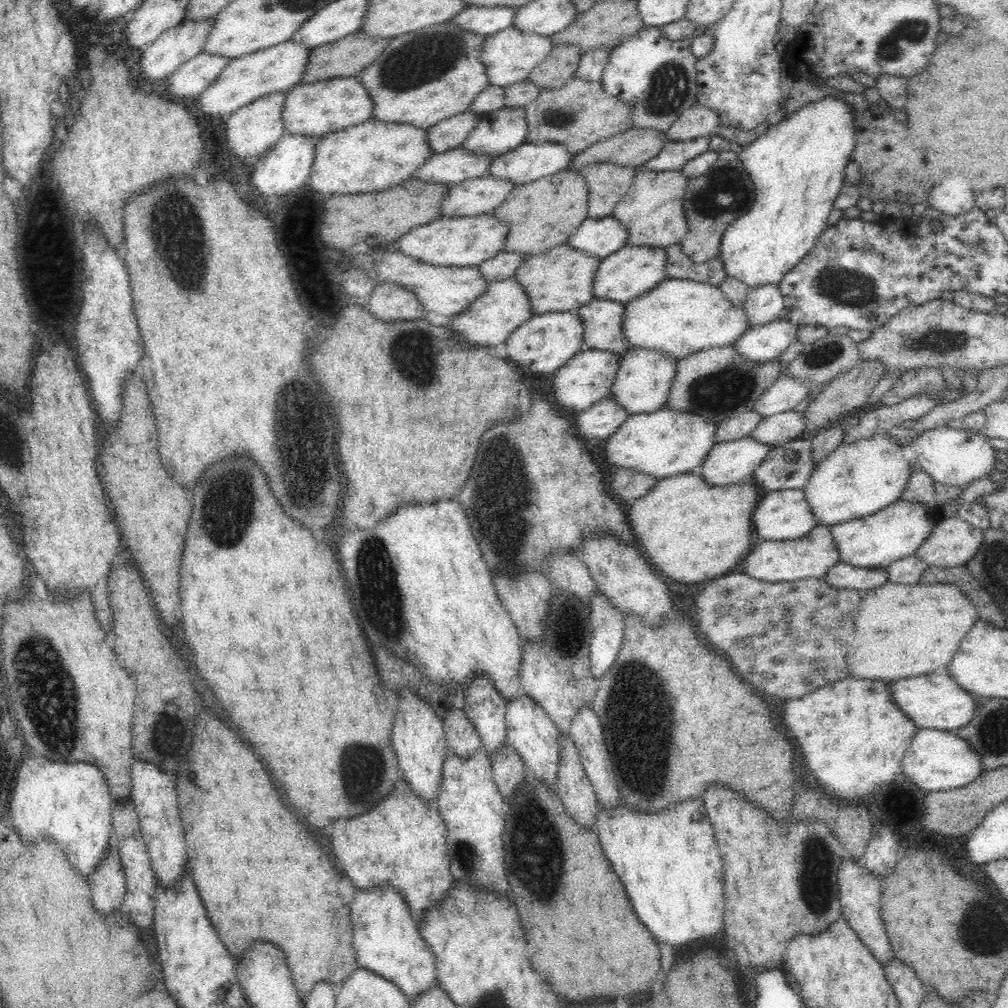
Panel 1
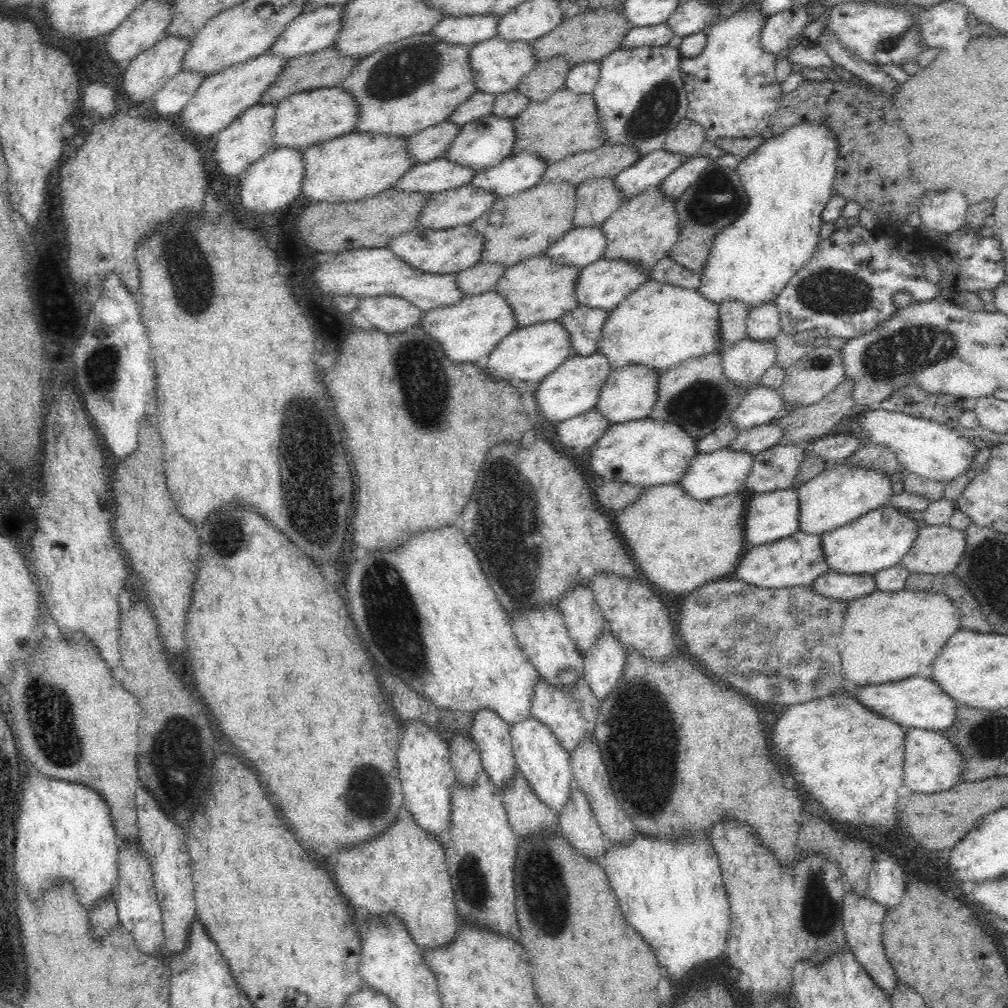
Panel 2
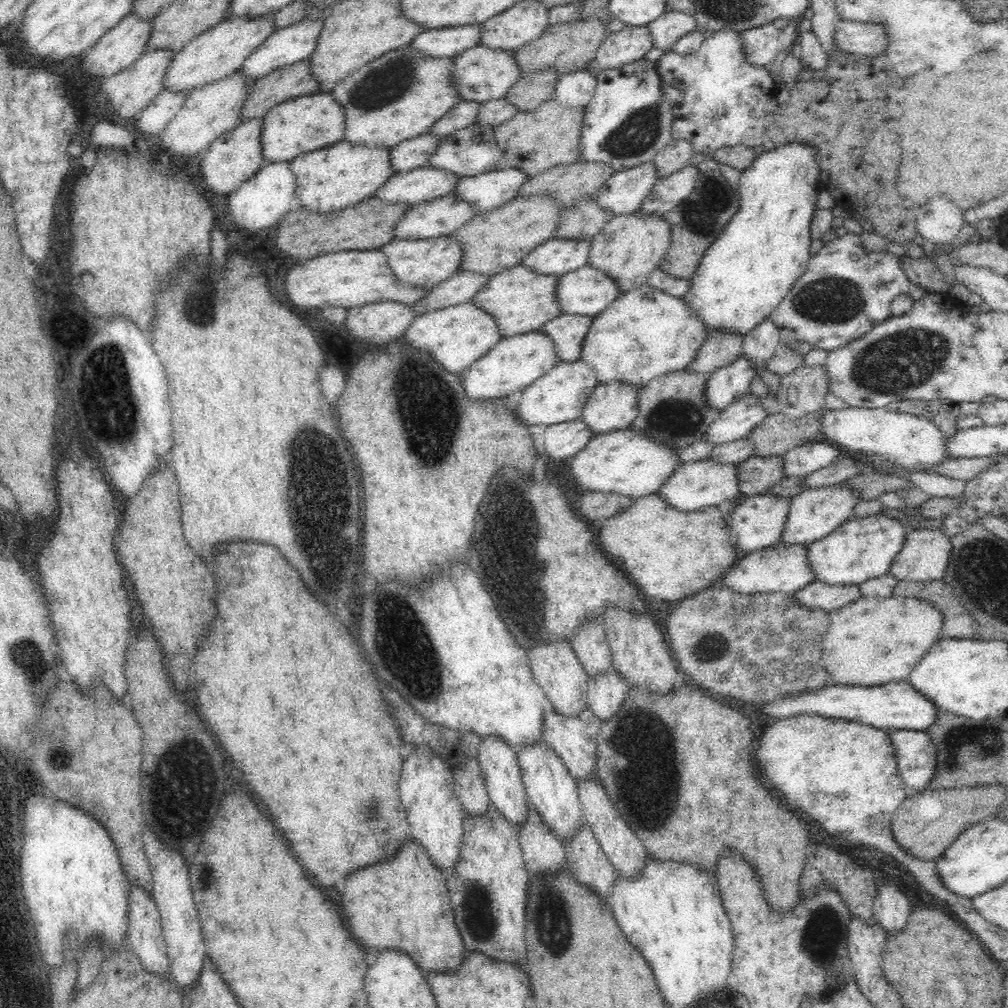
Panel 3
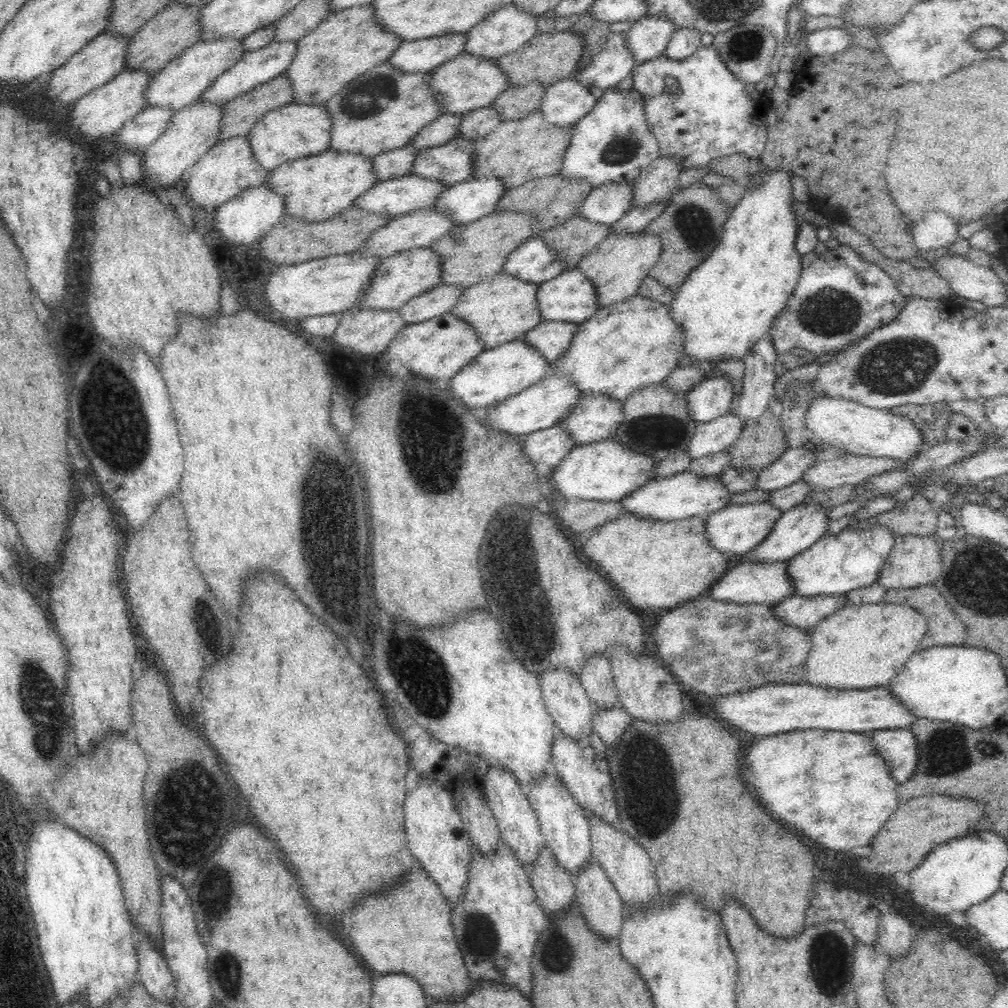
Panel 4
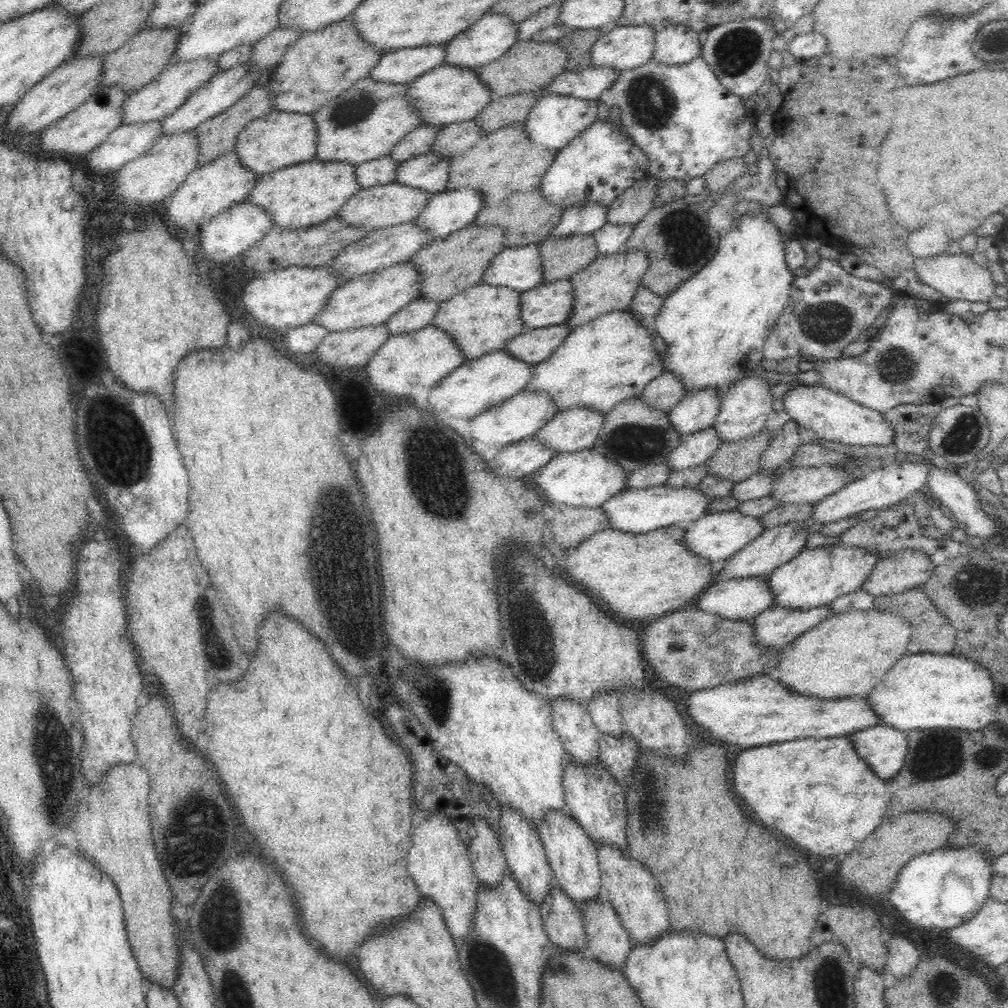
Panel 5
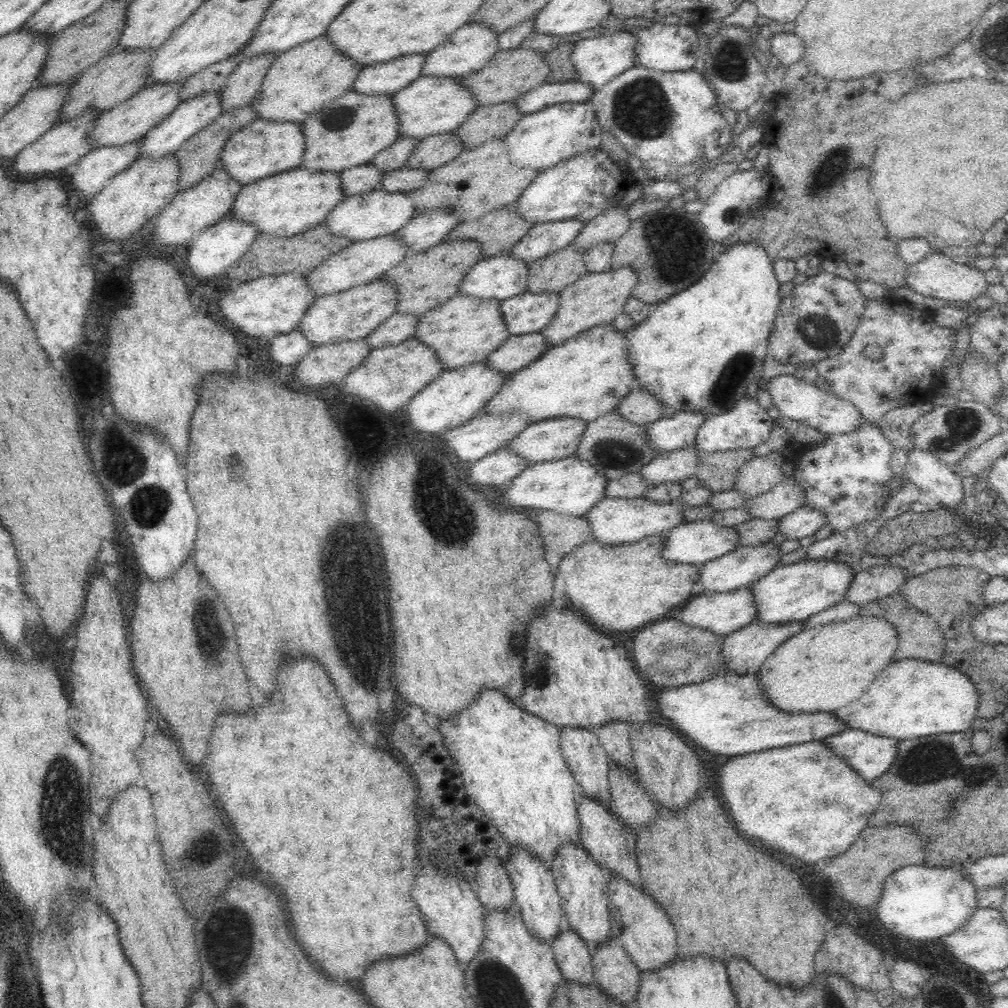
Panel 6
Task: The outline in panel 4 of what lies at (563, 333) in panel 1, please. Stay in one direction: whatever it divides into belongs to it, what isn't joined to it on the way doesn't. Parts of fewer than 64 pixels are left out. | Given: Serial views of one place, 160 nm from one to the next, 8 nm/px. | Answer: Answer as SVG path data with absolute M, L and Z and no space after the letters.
M516 339L484 350L447 382L450 382L450 390L454 397L462 400L469 410L484 406L487 408L543 380L549 364L536 348Z

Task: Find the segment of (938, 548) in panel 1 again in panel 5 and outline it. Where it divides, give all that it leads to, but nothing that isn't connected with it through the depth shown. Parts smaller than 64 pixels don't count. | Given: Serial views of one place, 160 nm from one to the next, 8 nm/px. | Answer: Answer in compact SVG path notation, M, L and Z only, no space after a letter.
M906 549L880 558L859 590L878 598L916 589L934 574L934 570L935 566L926 553Z

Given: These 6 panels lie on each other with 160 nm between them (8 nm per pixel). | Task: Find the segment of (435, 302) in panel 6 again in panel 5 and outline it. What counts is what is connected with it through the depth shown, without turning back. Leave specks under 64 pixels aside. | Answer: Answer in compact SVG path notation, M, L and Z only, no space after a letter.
M468 225L444 238L431 240L408 260L421 274L418 298L442 302L466 287L480 283L480 276L484 274L490 260L504 249L502 228L497 226Z

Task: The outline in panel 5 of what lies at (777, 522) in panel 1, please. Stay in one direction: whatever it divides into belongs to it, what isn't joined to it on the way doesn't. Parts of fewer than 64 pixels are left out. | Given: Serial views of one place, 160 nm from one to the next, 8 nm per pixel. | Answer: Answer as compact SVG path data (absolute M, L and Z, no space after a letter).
M724 511L717 513L706 513L698 520L690 521L685 524L684 545L686 549L698 557L708 559L710 562L725 560L742 550L746 544L750 544L756 536L762 534L762 523L758 517L744 515L736 511Z

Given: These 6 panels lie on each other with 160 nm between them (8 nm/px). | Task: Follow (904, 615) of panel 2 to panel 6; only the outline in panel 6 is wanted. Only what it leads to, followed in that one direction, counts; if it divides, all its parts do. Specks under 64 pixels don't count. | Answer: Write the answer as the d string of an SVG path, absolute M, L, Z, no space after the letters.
M855 615L847 621L836 621L813 629L803 628L780 644L756 673L764 697L784 713L834 712L862 696L880 670L892 663L898 648L896 629L887 620Z

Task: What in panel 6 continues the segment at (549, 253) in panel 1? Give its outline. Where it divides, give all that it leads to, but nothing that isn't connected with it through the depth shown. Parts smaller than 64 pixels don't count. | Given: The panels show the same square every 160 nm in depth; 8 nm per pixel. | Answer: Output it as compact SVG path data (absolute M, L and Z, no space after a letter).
M457 294L420 316L412 338L436 352L443 371L485 361L509 337L498 306L498 299L478 299Z

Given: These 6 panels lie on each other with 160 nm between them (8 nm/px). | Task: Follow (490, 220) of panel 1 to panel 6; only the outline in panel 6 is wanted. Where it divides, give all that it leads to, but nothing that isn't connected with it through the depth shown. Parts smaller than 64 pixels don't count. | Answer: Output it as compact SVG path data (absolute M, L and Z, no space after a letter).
M374 279L368 284L344 292L318 297L314 300L314 304L308 306L308 310L304 312L298 332L302 332L313 347L364 339L374 332L382 322L394 315L398 295L392 286L394 283Z

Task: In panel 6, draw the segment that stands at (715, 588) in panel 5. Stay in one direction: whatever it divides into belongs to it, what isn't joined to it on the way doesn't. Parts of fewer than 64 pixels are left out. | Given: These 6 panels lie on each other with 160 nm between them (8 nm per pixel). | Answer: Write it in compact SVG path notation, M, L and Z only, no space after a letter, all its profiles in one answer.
M750 587L737 588L734 592L722 592L722 594L698 594L690 598L684 608L676 609L671 613L676 621L686 623L690 627L700 627L706 631L712 631L716 635L726 636L731 632L754 622L756 619L756 607Z

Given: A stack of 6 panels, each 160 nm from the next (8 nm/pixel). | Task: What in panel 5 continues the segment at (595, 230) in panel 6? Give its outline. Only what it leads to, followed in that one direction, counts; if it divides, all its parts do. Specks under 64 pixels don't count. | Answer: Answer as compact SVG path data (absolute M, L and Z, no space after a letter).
M650 174L635 182L609 204L604 214L605 223L635 225L642 220L642 217L652 209L652 200L656 196L658 184L660 181Z

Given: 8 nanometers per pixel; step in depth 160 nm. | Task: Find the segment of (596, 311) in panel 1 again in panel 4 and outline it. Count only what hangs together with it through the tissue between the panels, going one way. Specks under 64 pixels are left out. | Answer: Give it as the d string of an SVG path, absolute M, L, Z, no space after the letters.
M542 321L521 340L552 363L566 353L578 328L579 325L571 322Z

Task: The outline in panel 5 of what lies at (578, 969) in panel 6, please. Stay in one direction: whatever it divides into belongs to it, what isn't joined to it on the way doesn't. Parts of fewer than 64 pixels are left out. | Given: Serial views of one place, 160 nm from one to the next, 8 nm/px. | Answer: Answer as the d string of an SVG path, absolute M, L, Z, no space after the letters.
M552 883L550 894L539 906L548 938L560 951L584 954L587 940L581 910L558 883Z

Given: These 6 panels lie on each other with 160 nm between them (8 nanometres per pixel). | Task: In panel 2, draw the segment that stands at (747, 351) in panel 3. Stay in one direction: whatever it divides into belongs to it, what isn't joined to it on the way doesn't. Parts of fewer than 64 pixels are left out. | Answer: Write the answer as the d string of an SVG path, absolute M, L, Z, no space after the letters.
M768 301L749 310L746 328L748 340L774 342L780 332L780 313L774 301Z

